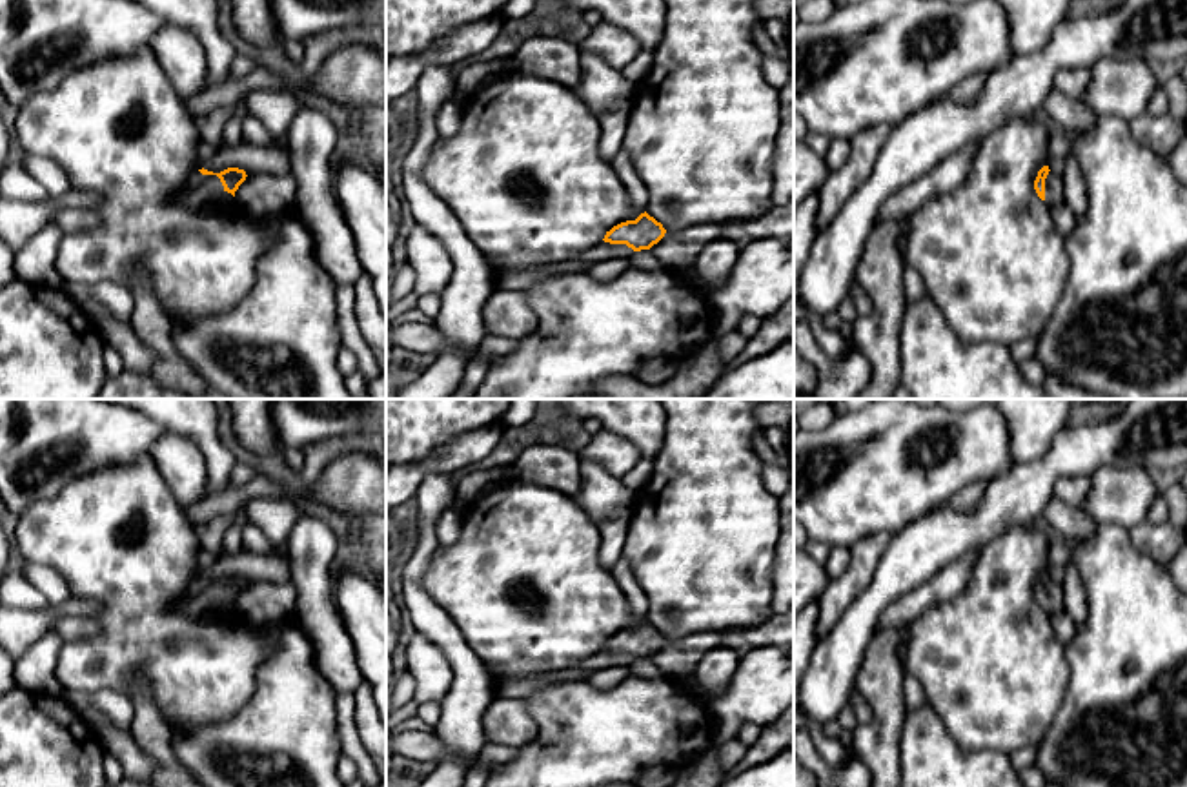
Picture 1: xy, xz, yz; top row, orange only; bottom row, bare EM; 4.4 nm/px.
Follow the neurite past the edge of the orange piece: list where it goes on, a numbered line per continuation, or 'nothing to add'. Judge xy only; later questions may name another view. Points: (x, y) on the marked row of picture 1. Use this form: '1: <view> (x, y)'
1: xy (199, 188)

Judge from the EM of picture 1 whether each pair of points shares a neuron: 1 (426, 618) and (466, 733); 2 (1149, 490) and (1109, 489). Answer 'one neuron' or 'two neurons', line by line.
1: one neuron
2: one neuron

